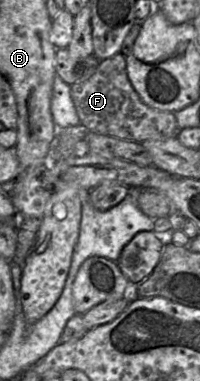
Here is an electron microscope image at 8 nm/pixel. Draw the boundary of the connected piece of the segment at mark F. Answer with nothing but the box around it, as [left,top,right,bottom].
[71,53,179,143]

